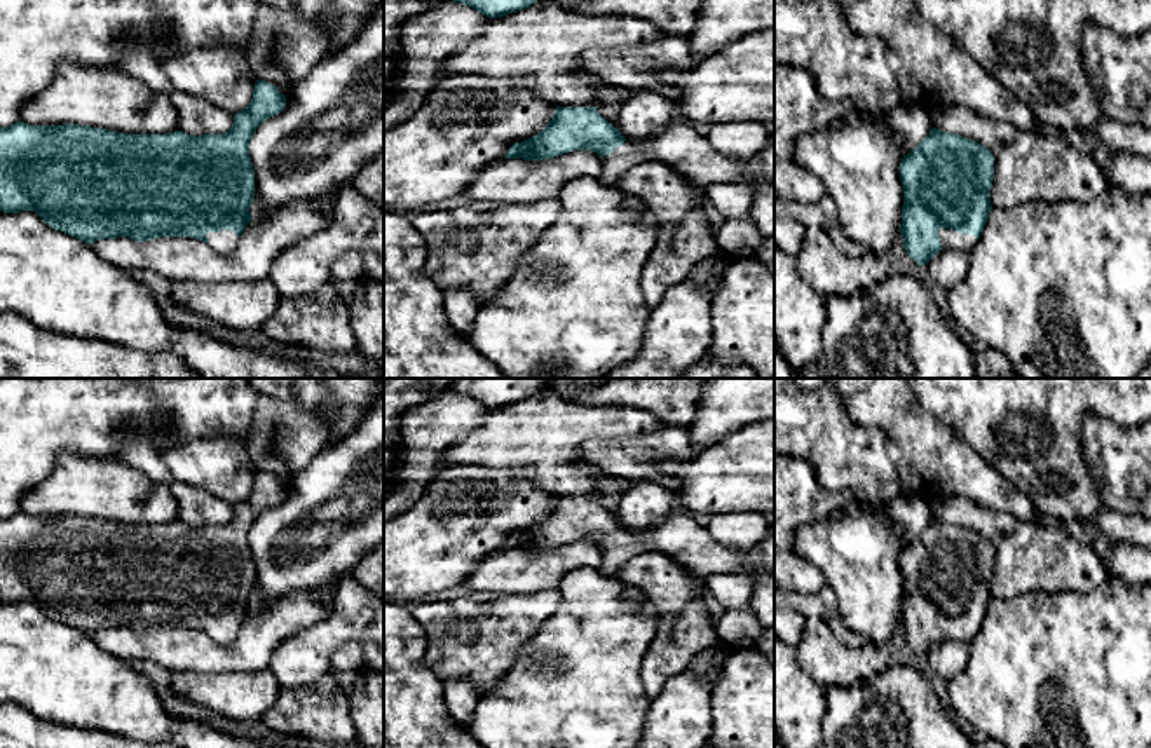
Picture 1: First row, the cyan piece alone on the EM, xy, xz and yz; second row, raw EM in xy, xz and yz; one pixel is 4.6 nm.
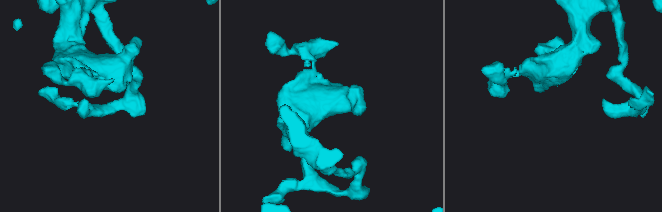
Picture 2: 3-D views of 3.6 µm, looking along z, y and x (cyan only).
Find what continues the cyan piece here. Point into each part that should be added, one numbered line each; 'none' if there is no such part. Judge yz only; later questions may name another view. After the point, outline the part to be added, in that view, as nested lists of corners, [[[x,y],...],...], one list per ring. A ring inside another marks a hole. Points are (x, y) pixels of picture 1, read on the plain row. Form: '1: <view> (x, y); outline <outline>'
1: yz (951, 630); outline [[[940,619],[938,628],[942,633],[942,640],[956,640],[956,642],[963,642],[963,643],[968,643],[977,631],[975,626],[971,626],[971,624],[959,624],[950,619]]]

